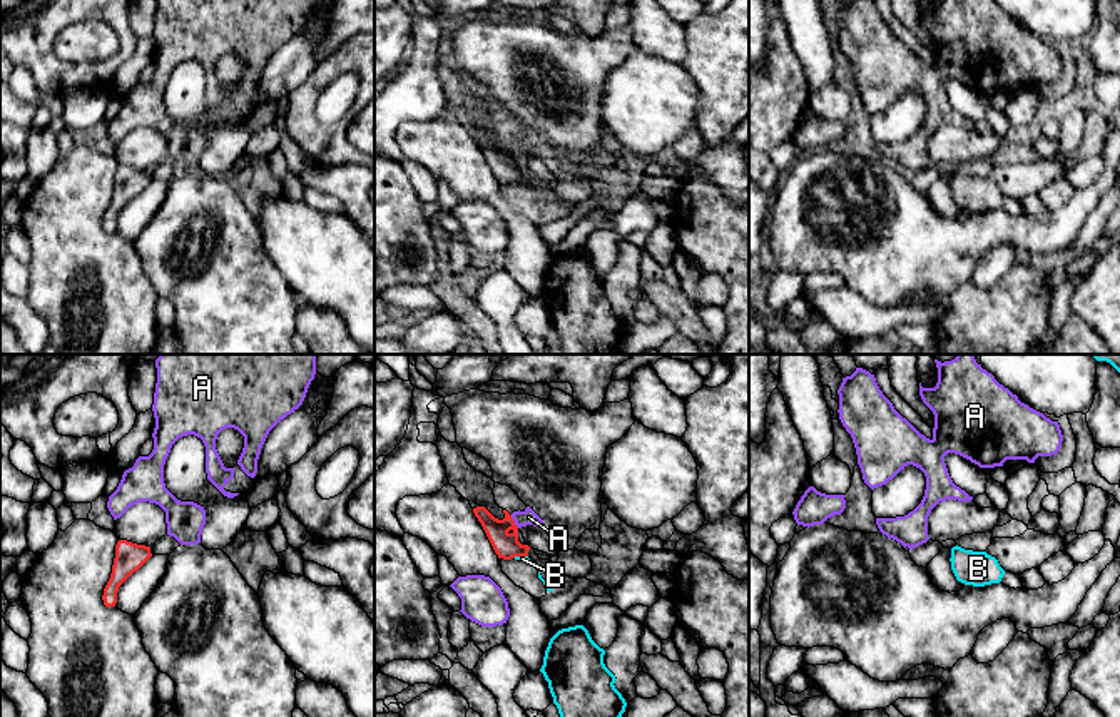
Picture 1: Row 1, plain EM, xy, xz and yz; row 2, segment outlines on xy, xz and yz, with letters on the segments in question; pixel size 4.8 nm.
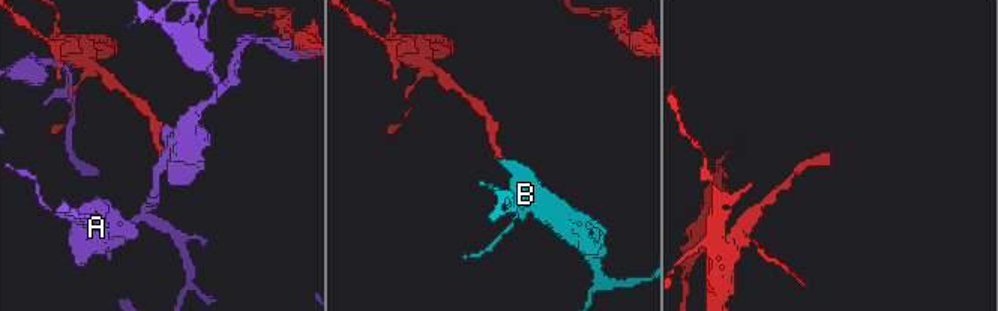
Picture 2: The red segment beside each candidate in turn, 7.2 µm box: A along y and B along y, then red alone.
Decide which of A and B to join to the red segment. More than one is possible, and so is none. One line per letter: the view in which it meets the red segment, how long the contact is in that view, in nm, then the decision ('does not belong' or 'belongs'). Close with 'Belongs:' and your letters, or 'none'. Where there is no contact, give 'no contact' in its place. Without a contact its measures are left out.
A: contact in xz; length 80 nm; does not belong
B: contact in xz; length 70 nm; belongs
Belongs: B

